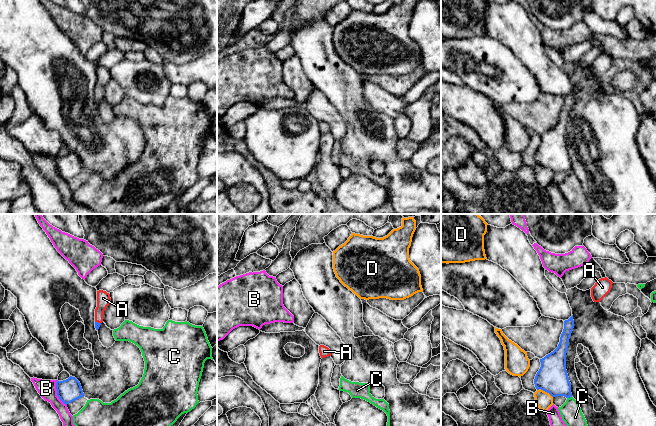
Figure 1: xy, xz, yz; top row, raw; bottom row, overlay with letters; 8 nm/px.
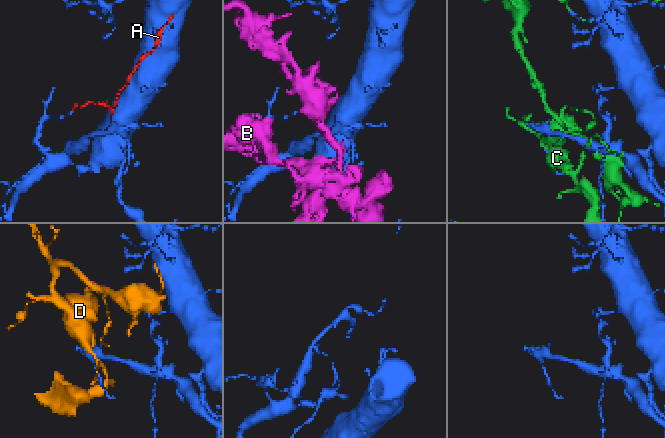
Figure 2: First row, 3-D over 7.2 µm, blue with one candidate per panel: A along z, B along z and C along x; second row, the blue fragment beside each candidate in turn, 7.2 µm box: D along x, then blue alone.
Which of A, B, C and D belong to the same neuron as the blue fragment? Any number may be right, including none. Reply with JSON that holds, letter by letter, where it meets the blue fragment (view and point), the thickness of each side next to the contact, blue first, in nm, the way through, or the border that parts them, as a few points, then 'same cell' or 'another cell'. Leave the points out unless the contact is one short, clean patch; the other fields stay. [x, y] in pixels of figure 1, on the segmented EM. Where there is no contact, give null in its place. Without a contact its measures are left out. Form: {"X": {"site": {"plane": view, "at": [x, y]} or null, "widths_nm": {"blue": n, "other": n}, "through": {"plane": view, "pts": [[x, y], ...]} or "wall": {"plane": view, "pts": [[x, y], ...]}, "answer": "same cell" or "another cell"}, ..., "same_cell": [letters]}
{"A": {"site": {"plane": "xy", "at": [97, 322]}, "widths_nm": {"blue": 50, "other": 110}, "through": {"plane": "xy", "pts": [[97, 325], [97, 322], [103, 298]]}, "answer": "same cell"}, "B": {"site": {"plane": "xy", "at": [57, 393]}, "widths_nm": {"blue": 190, "other": 140}, "wall": {"plane": "xy", "pts": [[56, 380], [56, 395], [66, 405]]}, "answer": "another cell"}, "C": {"site": {"plane": "yz", "at": [569, 397]}, "widths_nm": {"blue": 240, "other": 170}, "answer": "another cell"}, "D": {"site": {"plane": "yz", "at": [545, 391]}, "widths_nm": {"blue": 240, "other": 140}, "answer": "another cell"}, "same_cell": ["A"]}

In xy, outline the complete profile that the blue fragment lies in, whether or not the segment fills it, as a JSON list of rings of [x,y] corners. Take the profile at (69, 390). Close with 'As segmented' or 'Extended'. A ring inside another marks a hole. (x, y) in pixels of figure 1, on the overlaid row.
[[[72,376],[63,381],[57,380],[56,390],[59,399],[66,405],[84,397],[80,382]]]. As segmented

